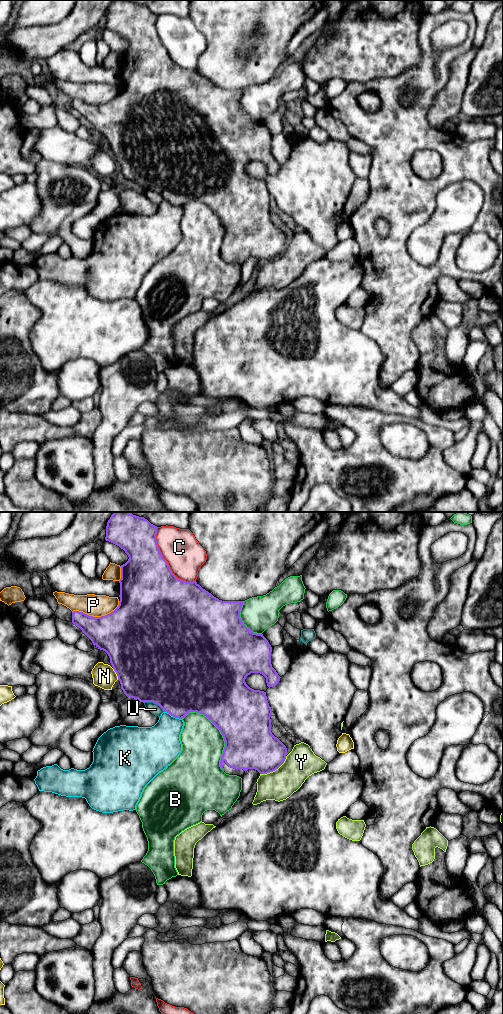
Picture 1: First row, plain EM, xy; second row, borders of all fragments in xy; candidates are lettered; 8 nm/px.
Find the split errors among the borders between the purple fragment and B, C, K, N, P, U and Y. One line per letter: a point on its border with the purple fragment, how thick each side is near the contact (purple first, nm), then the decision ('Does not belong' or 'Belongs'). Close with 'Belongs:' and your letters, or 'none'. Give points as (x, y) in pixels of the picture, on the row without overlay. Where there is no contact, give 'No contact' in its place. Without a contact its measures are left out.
B: Touches purple at xy (223, 224). Thickness 440 nm (purple) against 340 nm. Does not belong
C: Touches purple at xy (166, 49). Thickness 440 nm (purple) against 300 nm. Does not belong
K: Touches purple at xy (173, 204). Thickness 440 nm (purple) against 320 nm. Does not belong
N: Touches purple at xy (116, 161). Thickness 500 nm (purple) against 190 nm. Does not belong
P: Touches purple at xy (97, 105). Thickness 400 nm (purple) against 180 nm. Does not belong
U: Touches purple at xy (154, 190). Thickness 500 nm (purple) against 90 nm. Does not belong
Y: Touches purple at xy (274, 258). Thickness 360 nm (purple) against 240 nm. Belongs
Belongs: Y

